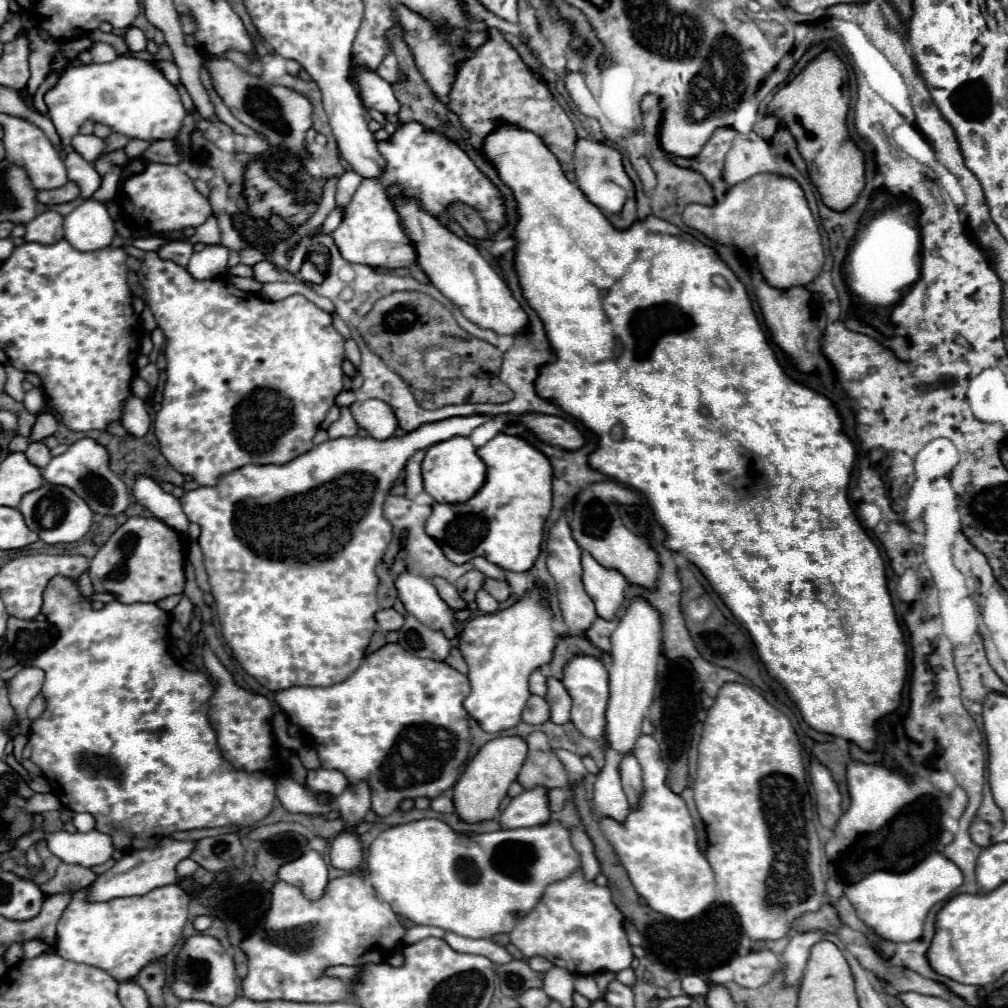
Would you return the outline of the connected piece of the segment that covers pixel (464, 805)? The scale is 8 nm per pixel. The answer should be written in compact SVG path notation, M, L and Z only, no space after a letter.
M501 736L491 742L487 742L465 766L465 772L457 780L453 788L453 804L455 814L461 822L475 824L493 820L499 816L499 804L507 796L507 788L517 778L519 768L527 756L527 744L523 738L515 736Z

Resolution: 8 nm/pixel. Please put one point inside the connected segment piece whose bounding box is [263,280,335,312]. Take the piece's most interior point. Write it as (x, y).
(278, 290)

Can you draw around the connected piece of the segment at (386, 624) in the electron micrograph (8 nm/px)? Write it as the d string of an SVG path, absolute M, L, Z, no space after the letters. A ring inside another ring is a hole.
M389 608L389 610L379 610L379 612L375 614L375 620L377 620L377 624L381 626L383 632L399 630L399 626L403 624L403 616L401 616L399 612L395 612L393 608Z

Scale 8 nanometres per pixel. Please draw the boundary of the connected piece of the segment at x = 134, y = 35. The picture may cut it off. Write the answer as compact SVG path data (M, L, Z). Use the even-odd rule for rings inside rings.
M129 28L125 32L125 44L131 52L143 52L147 46L147 38L139 28Z

